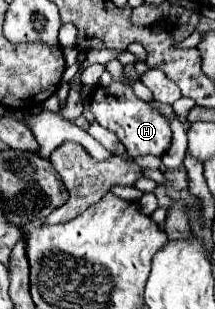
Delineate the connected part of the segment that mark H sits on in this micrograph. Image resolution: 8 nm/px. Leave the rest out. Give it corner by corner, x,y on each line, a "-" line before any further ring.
127,64
125,66
125,80
123,82
111,82
103,94
101,94
101,86
93,88
91,100
89,100
89,108
95,116
95,120
103,126
109,128
111,132
117,134
117,138
121,140
121,144
125,146
127,154
131,158
137,156
145,156
145,154
153,154
153,156
163,156
169,146
171,146
171,126
169,120
153,110
147,102
143,102
141,98
137,98
131,90
131,82
129,80
139,80
139,74
135,70
135,64

